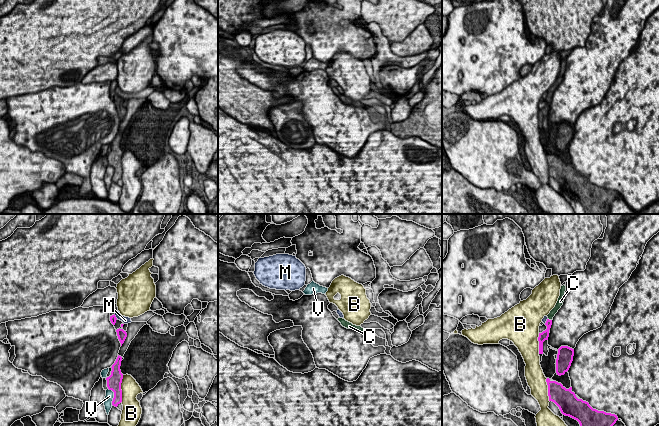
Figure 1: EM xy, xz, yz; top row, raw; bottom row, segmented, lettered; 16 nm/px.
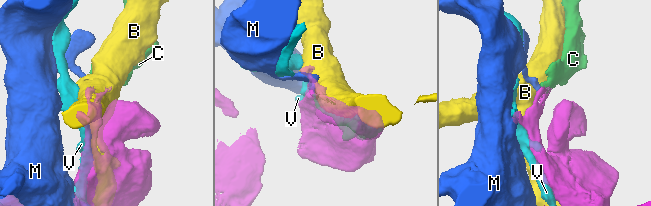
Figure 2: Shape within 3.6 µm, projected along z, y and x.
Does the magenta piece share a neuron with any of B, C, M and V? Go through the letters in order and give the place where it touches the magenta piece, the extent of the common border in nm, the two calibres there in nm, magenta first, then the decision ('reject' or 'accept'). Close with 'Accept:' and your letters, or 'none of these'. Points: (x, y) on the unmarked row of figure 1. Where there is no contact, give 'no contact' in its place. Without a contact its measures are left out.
B: contact xy (120, 165); length 460 nm; calibres 240 and 300 nm; reject
C: contact yz (550, 96); length 70 nm; calibres 130 and 100 nm; accept
M: contact yz (546, 97); length 110 nm; calibres 140 and 70 nm; reject
V: contact xy (114, 172); length 280 nm; calibres 240 and 130 nm; reject
Accept: C

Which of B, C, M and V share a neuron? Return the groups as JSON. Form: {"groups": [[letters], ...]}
{"groups": [["B"], ["C"], ["M"], ["V"]]}

